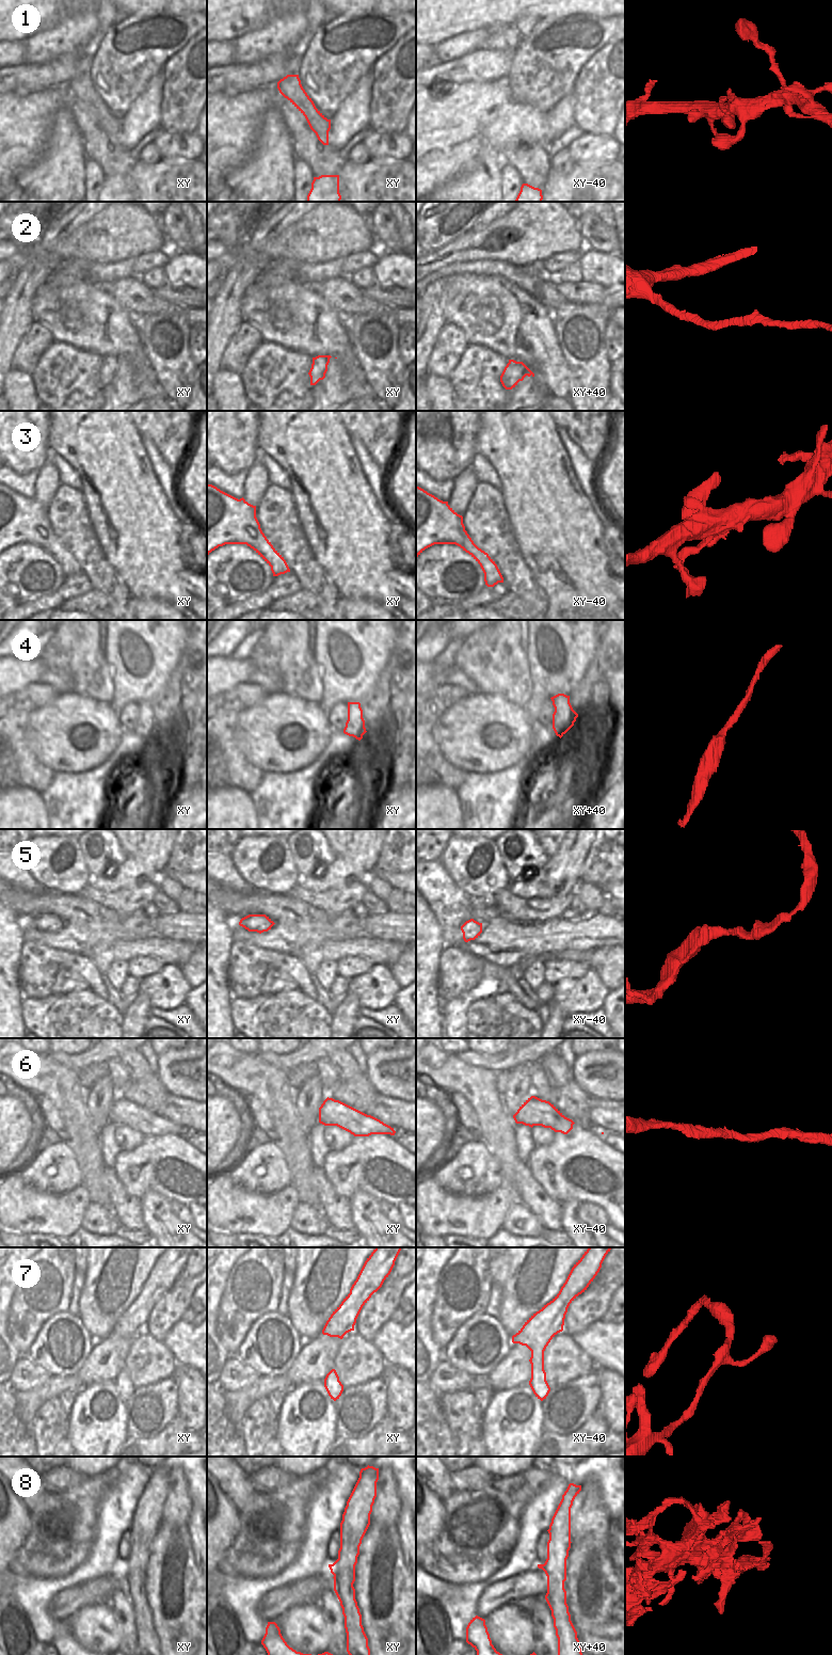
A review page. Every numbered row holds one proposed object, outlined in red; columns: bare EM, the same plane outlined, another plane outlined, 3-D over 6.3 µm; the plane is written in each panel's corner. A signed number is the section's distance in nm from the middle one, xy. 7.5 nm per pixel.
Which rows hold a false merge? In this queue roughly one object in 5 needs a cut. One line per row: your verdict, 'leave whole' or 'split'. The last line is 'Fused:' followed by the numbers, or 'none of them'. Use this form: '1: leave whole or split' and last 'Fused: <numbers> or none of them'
1: leave whole
2: leave whole
3: leave whole
4: leave whole
5: leave whole
6: leave whole
7: leave whole
8: split
Fused: 8

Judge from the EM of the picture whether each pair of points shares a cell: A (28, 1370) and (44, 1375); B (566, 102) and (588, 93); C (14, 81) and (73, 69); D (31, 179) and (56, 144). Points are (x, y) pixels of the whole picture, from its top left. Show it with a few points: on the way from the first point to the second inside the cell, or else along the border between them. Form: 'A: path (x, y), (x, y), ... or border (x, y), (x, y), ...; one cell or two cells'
A: path (32, 1374), (40, 1375); one cell
B: border (573, 94), (575, 99), (574, 121), (576, 123); two cells
C: path (29, 78), (58, 72); one cell
D: path (40, 171), (56, 153); one cell

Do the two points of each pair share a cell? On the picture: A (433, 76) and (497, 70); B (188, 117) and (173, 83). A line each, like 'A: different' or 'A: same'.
A: same
B: same

